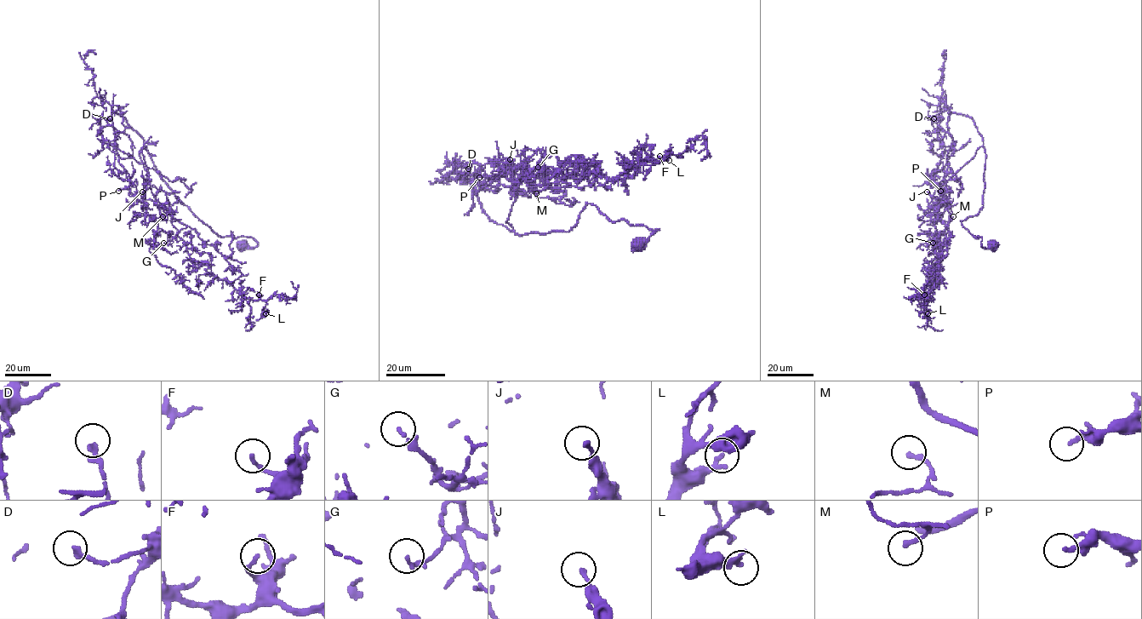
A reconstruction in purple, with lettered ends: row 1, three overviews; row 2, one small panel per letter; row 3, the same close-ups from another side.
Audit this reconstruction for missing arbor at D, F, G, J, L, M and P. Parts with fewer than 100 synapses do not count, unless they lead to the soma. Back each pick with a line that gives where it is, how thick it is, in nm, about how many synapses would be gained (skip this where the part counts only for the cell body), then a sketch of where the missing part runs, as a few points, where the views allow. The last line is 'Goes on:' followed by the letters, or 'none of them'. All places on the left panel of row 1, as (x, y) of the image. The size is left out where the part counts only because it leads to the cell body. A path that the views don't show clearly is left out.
Goes on: none of them

